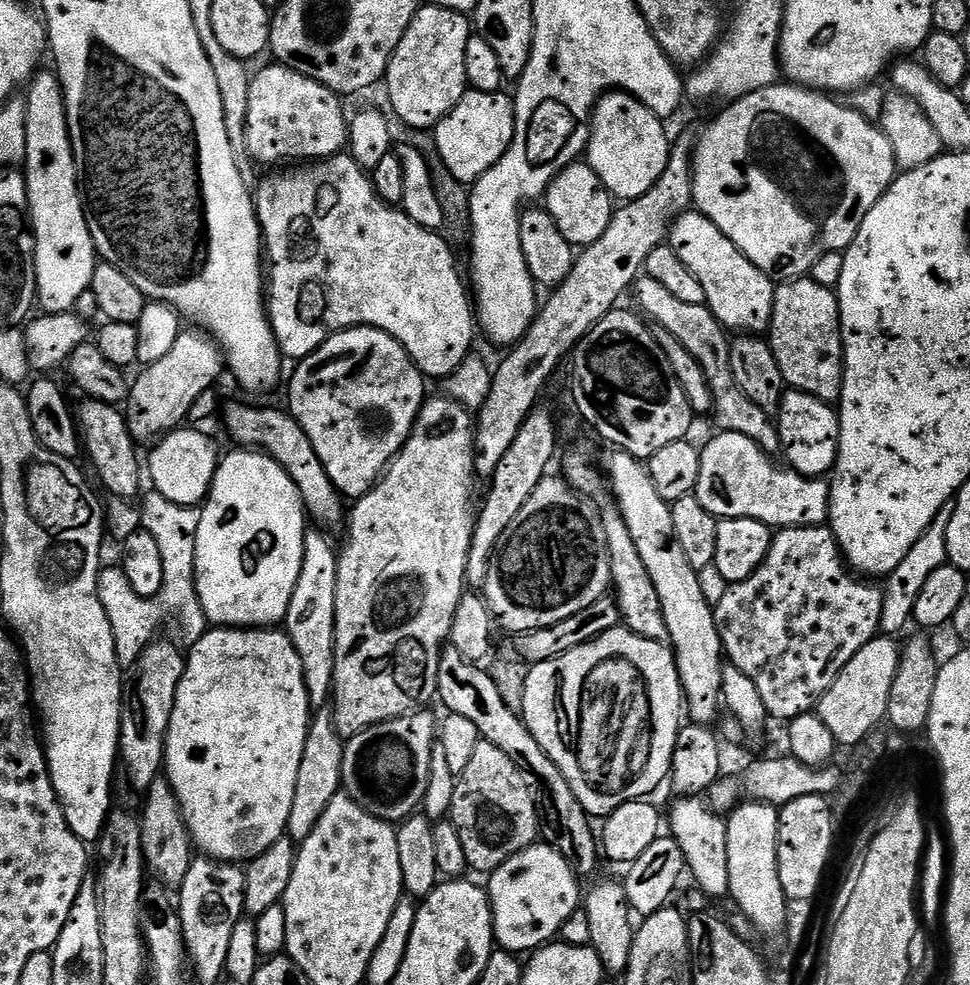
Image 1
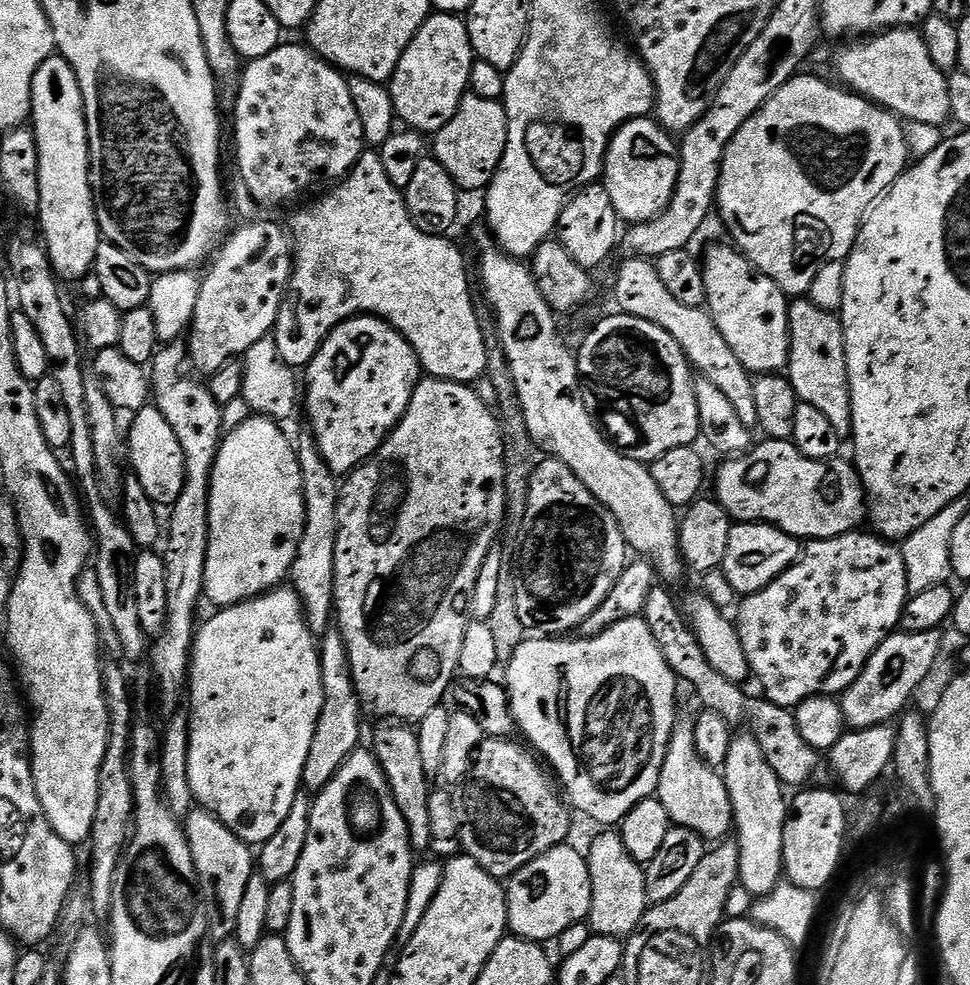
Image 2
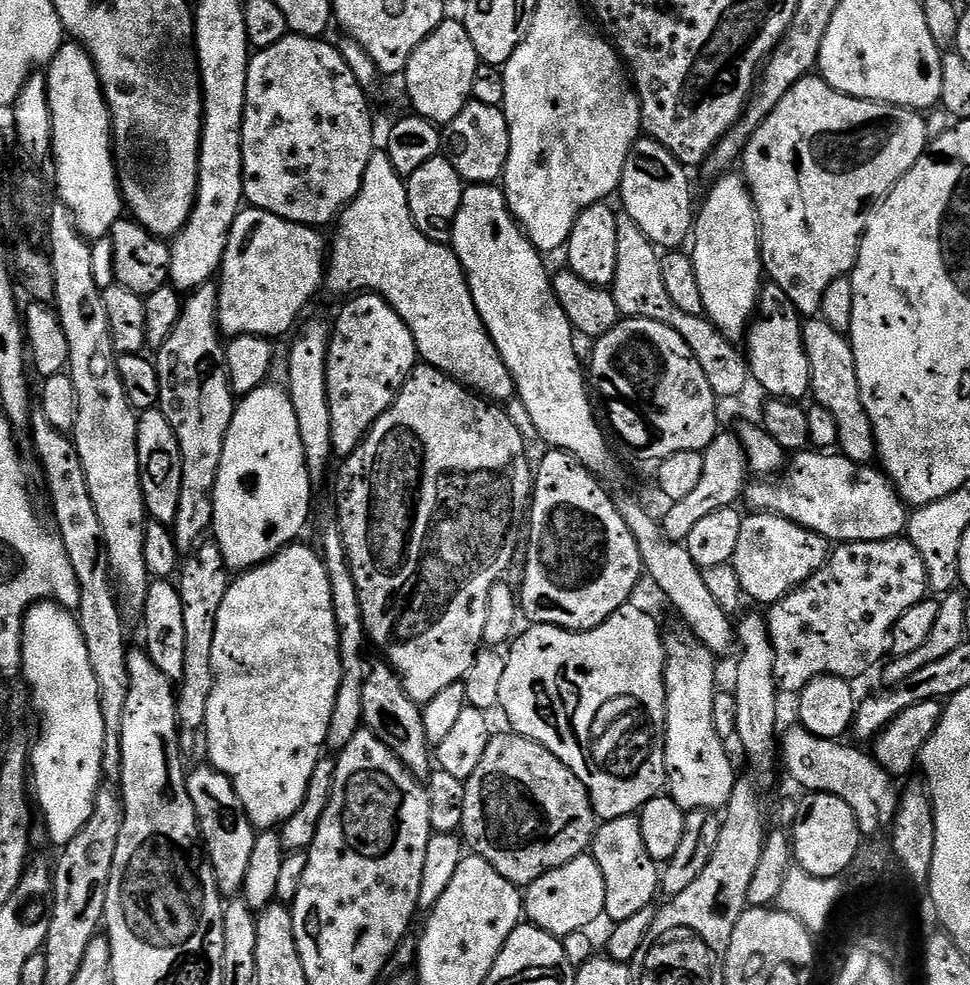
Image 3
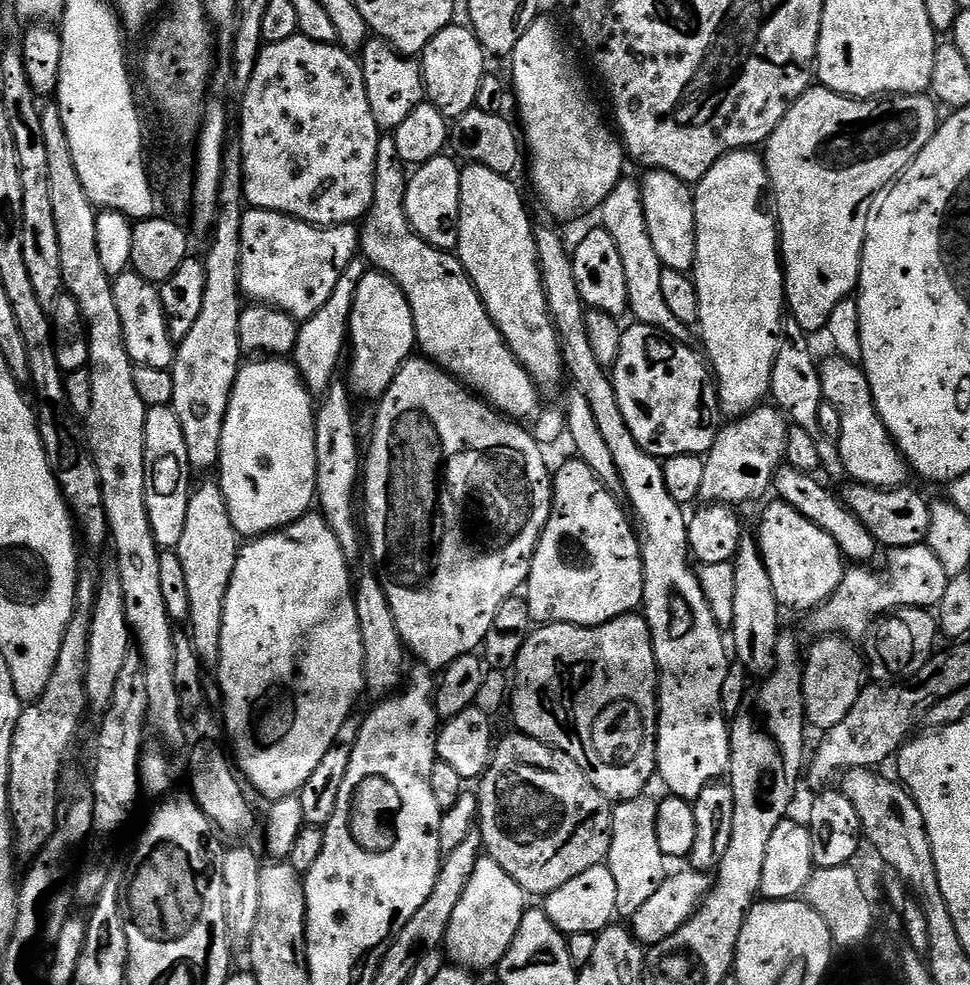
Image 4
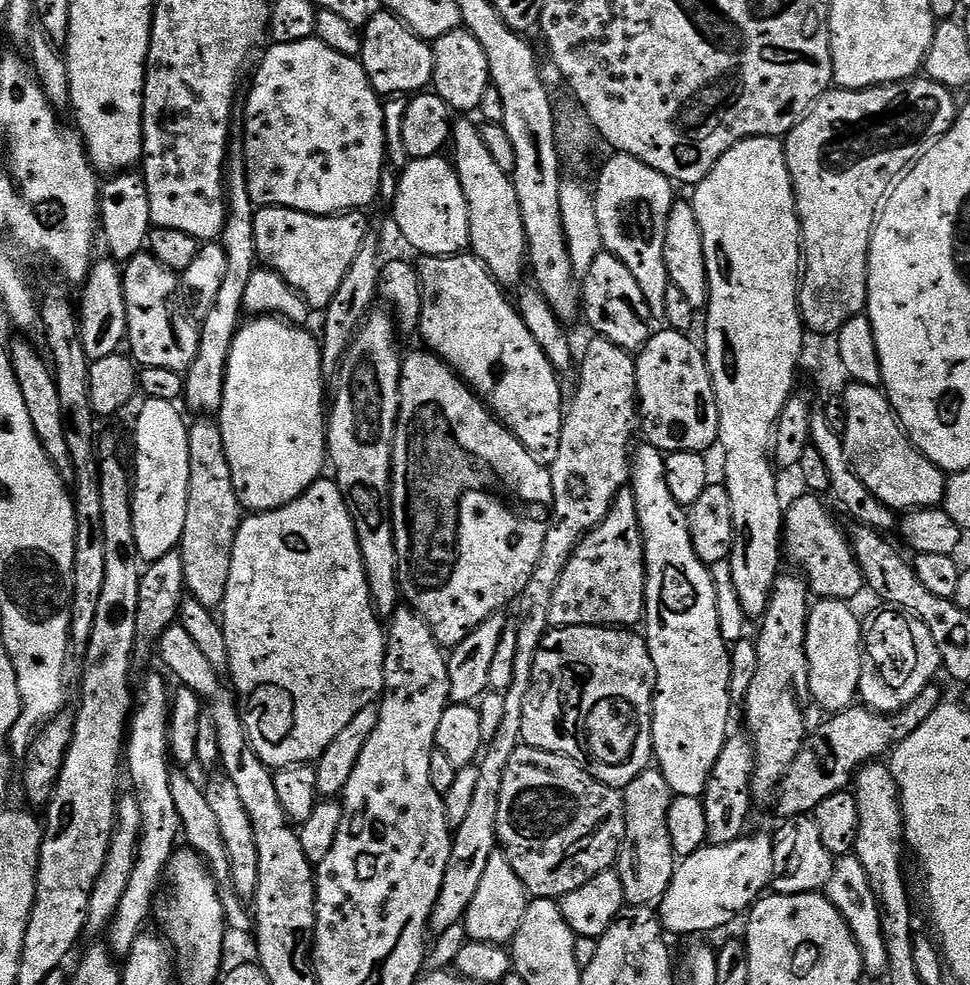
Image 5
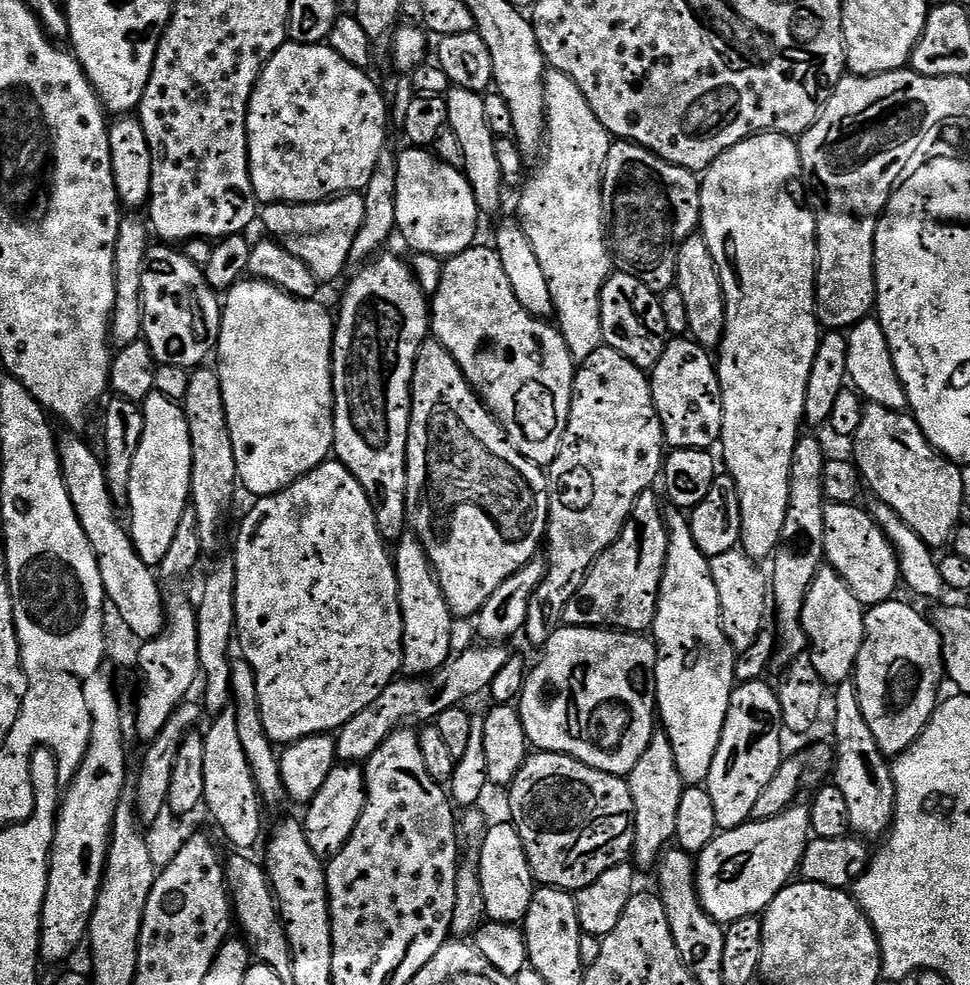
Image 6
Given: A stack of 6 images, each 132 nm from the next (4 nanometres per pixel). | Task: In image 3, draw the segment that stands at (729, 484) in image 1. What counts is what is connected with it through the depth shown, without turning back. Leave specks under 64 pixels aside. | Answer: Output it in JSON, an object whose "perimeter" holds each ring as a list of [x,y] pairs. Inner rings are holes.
{"perimeter":[[[801,450],[787,461],[786,471],[779,478],[760,478],[752,483],[749,483],[746,488],[749,509],[784,516],[796,524],[801,524],[803,528],[808,528],[811,532],[817,532],[829,542],[853,544],[854,542],[895,540],[903,537],[908,527],[909,505],[897,496],[896,487],[883,471],[876,466],[856,464],[853,460],[848,460],[839,454],[829,454],[824,450]]]}

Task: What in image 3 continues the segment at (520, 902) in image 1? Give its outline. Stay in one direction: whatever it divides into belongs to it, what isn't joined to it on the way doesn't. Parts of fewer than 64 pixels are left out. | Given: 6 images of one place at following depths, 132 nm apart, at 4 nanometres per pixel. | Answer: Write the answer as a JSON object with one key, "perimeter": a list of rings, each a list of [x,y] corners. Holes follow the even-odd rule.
{"perimeter":[[[585,854],[542,874],[542,878],[523,889],[522,899],[527,923],[563,938],[566,934],[591,929],[591,924],[604,916],[606,884],[602,882],[602,870],[598,870],[596,859]]]}

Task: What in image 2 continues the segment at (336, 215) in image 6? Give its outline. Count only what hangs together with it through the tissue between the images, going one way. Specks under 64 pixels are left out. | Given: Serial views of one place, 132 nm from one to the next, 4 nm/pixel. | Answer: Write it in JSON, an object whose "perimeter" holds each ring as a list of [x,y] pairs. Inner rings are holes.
{"perimeter":[[[256,220],[242,225],[236,233],[233,231],[219,245],[220,253],[212,269],[203,273],[198,306],[194,306],[192,326],[186,333],[187,359],[197,373],[222,370],[222,366],[243,357],[259,339],[275,329],[284,294],[292,283],[294,263],[289,233],[281,225],[280,228],[268,220]]]}

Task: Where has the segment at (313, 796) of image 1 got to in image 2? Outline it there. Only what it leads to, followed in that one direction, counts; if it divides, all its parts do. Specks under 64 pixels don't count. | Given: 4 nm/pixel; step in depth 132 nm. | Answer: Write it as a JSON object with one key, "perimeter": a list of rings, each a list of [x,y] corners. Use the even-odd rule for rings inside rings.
{"perimeter":[[[330,626],[320,638],[320,665],[322,666],[323,708],[315,728],[314,739],[303,768],[303,787],[315,794],[325,788],[338,772],[350,753],[358,747],[360,738],[360,716],[362,709],[353,685],[349,669],[349,656],[339,629]]]}

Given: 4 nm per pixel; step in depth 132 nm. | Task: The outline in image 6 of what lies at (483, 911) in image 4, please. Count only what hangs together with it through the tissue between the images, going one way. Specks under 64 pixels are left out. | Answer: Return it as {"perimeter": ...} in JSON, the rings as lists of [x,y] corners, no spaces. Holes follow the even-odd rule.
{"perimeter":[[[510,822],[496,824],[484,833],[480,844],[480,881],[482,899],[486,901],[486,917],[499,924],[519,925],[530,910],[534,881],[530,862],[522,840],[518,838],[516,827]]]}

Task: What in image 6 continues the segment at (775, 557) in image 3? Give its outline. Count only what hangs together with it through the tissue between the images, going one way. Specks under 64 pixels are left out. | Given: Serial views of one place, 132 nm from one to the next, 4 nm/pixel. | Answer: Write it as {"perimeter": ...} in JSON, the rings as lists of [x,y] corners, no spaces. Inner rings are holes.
{"perimeter":[[[831,502],[824,505],[824,559],[827,567],[833,568],[846,582],[846,586],[858,598],[858,602],[865,606],[874,604],[885,604],[887,600],[893,599],[897,595],[896,587],[901,587],[900,567],[898,558],[882,530],[872,515],[863,507],[856,504],[833,504]]]}

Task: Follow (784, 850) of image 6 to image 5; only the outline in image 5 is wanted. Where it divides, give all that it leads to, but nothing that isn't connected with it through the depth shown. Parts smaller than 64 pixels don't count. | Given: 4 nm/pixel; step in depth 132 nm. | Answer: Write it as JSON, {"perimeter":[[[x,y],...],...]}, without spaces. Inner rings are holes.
{"perimeter":[[[745,835],[729,844],[713,844],[700,848],[694,854],[683,857],[674,870],[674,878],[666,890],[666,894],[658,902],[658,915],[661,924],[669,933],[677,932],[680,936],[696,938],[699,932],[716,932],[727,926],[731,920],[745,915],[752,905],[765,895],[766,889],[772,883],[774,874],[774,850],[772,836]]]}

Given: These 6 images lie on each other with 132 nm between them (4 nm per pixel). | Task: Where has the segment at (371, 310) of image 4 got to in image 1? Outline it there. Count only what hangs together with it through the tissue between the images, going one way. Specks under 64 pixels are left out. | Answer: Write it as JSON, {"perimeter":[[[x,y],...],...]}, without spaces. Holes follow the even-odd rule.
{"perimeter":[[[365,327],[334,333],[323,346],[293,368],[296,369],[288,384],[287,411],[292,413],[298,426],[306,430],[306,438],[310,438],[310,446],[314,446],[314,454],[318,454],[336,491],[355,502],[379,482],[412,435],[412,427],[426,399],[426,377],[390,334]]]}

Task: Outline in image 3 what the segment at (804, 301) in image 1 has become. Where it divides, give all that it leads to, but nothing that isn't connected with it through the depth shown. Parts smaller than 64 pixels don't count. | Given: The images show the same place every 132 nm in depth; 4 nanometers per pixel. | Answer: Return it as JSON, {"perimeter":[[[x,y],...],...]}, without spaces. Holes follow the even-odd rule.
{"perimeter":[[[808,318],[803,321],[804,350],[810,364],[810,396],[813,401],[822,406],[834,416],[838,428],[838,452],[848,460],[865,466],[874,460],[874,441],[872,427],[868,415],[864,413],[858,378],[854,366],[852,341],[845,333],[834,330],[822,318]]]}

